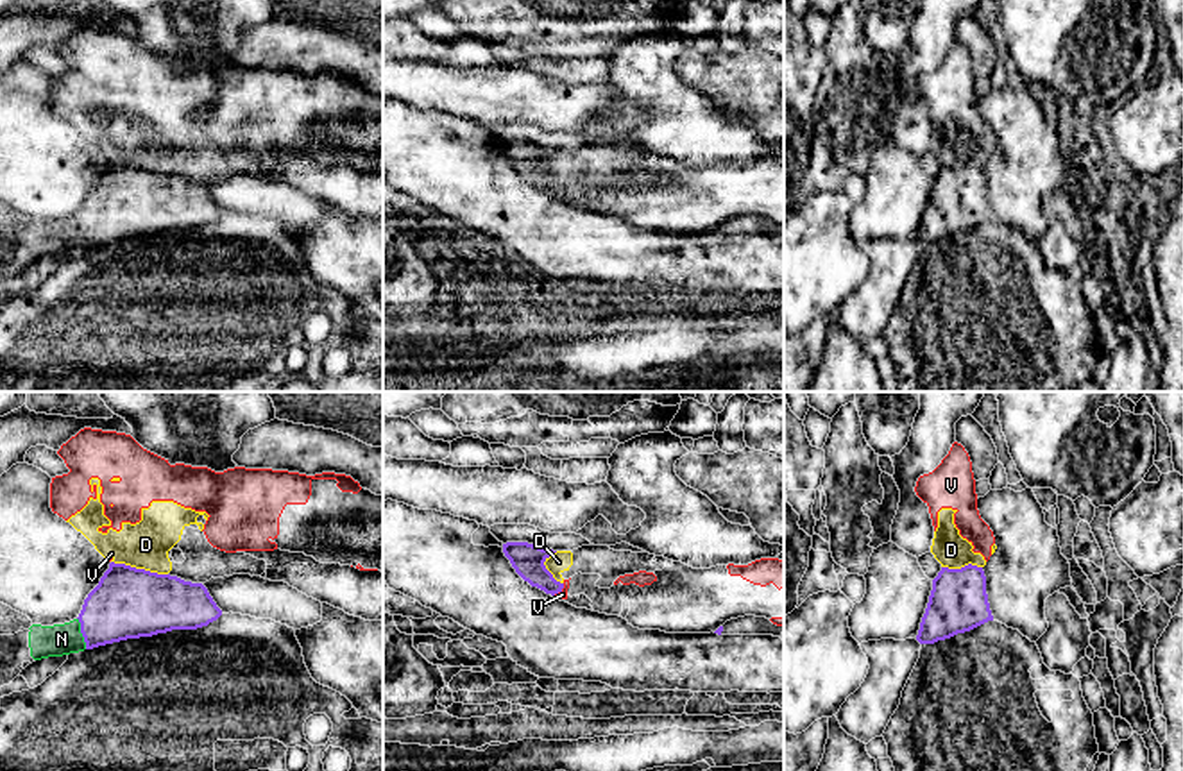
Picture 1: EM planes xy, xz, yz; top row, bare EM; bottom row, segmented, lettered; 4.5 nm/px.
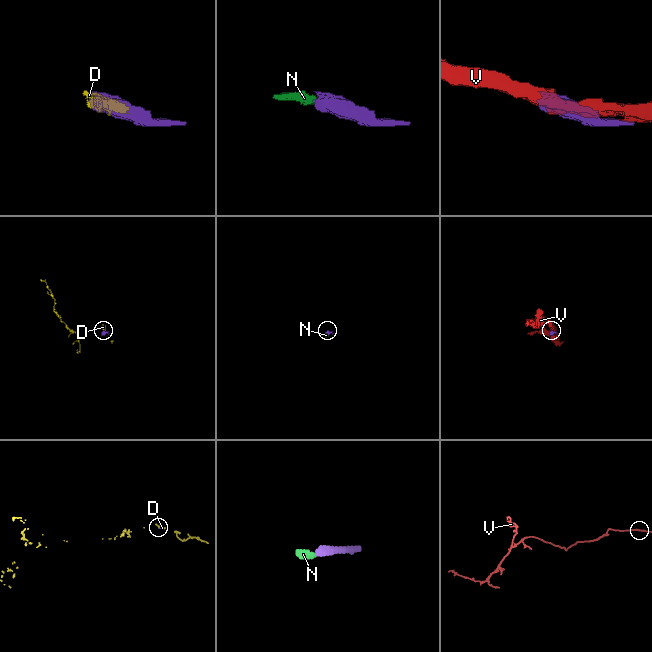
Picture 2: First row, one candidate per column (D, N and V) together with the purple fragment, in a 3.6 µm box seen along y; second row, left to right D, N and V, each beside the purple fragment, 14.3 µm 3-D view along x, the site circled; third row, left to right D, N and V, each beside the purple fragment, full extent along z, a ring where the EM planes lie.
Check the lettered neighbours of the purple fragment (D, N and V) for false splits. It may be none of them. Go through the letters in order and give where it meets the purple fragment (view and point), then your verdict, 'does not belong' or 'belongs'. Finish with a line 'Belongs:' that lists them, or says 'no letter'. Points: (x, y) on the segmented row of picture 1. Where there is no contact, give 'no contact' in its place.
D: contact xy (140, 569); does not belong
N: contact xy (81, 632); belongs
V: contact xz (559, 591); does not belong
Belongs: N

